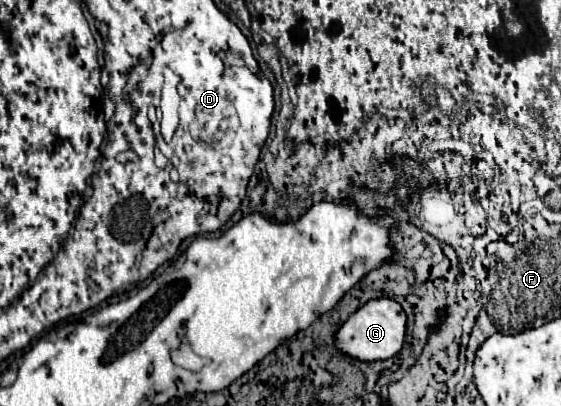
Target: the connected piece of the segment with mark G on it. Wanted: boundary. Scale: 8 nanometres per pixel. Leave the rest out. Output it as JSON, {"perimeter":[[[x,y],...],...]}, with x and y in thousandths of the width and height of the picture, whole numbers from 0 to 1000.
{"perimeter":[[[665,736],[651,746],[643,761],[636,761],[601,815],[597,850],[622,879],[633,879],[640,889],[683,889],[711,869],[722,840],[722,796],[725,776],[718,771],[718,756],[704,736]]]}

